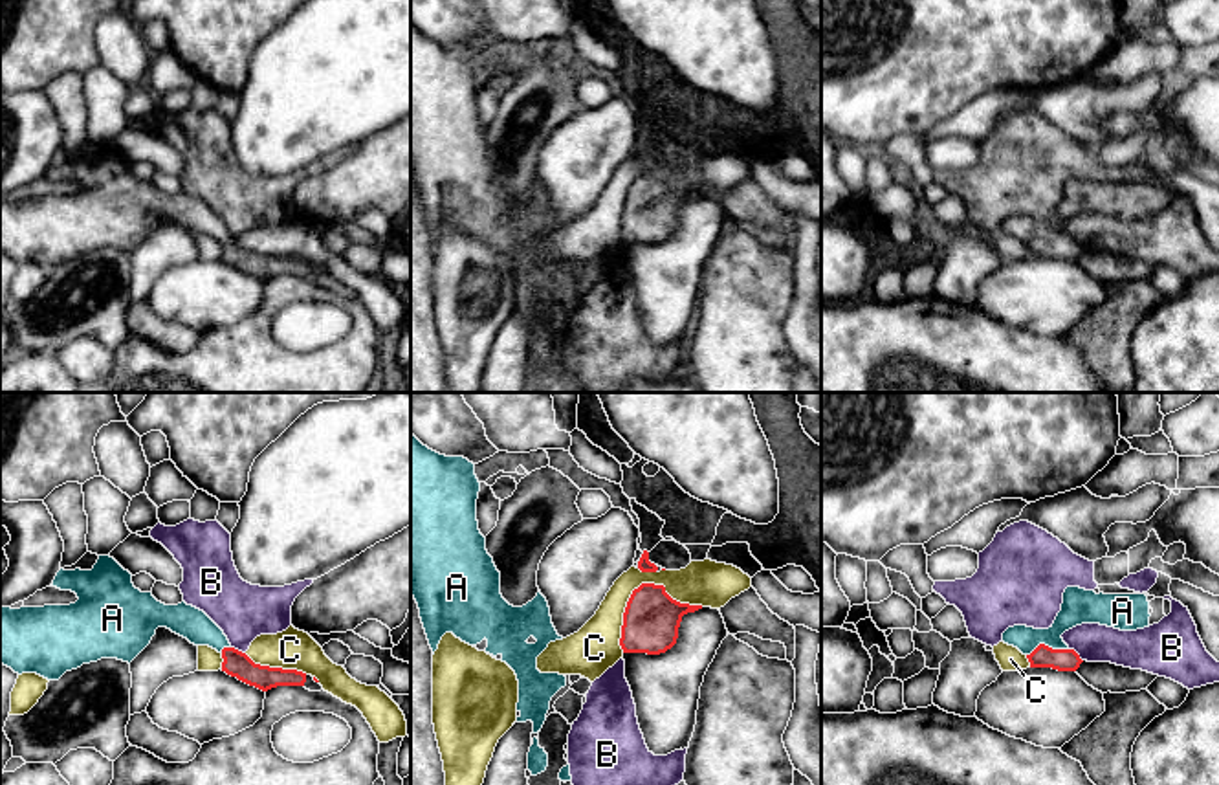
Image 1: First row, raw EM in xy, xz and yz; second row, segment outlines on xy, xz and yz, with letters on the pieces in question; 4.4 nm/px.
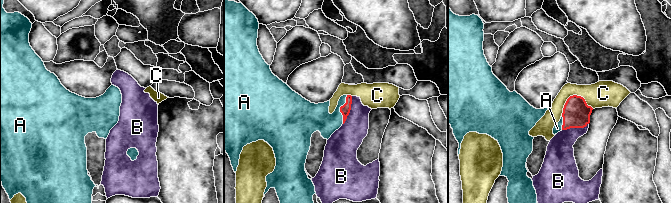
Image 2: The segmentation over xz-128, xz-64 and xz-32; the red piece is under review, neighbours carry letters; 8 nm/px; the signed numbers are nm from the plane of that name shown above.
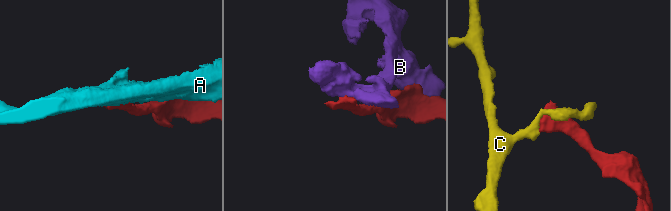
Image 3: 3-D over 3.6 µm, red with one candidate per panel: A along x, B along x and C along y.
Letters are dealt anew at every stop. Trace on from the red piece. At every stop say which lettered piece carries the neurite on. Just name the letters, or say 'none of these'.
A

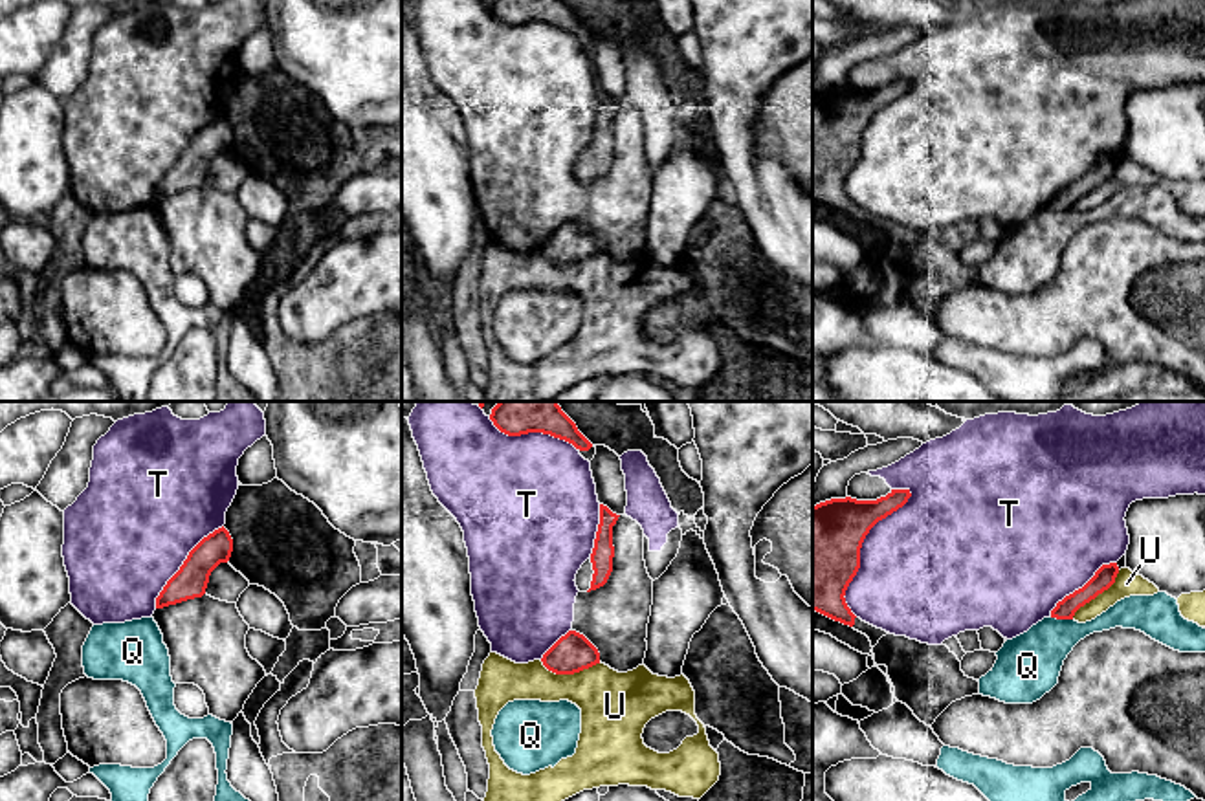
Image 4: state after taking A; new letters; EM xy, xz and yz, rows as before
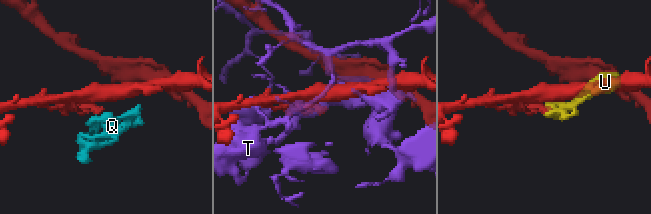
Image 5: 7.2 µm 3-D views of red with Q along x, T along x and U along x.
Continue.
none of these

